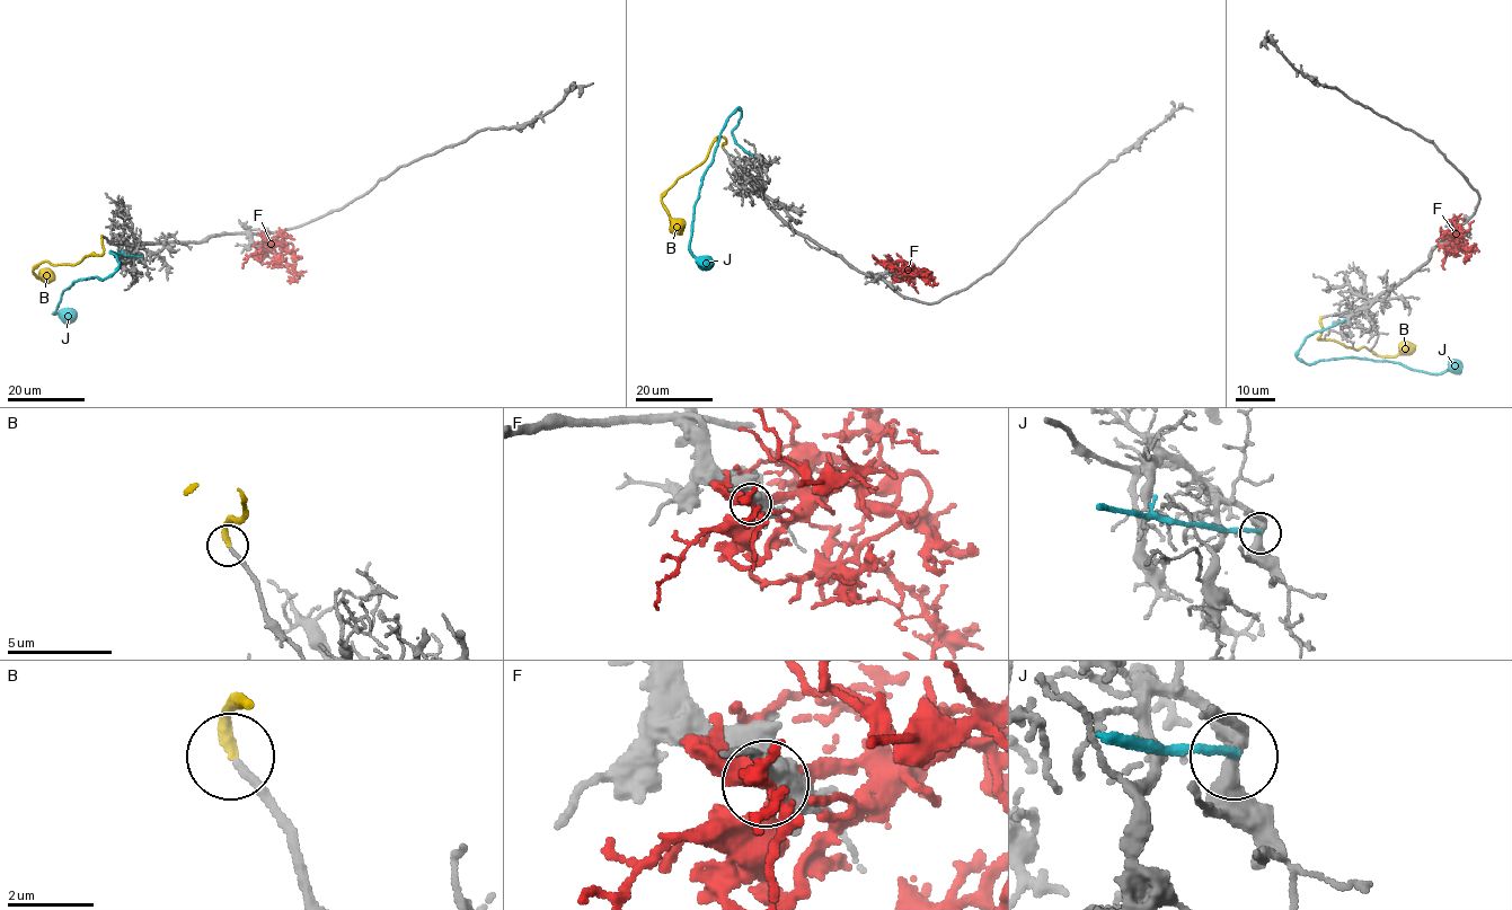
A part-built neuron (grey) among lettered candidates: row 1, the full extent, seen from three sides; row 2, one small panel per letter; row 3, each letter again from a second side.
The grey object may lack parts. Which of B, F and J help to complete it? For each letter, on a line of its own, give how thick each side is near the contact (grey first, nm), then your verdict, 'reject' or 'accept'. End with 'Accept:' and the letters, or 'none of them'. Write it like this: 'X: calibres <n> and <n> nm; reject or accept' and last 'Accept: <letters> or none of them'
B: calibres 220 and 320 nm; accept
F: calibres 320 and 320 nm; reject
J: calibres 280 and 200 nm; reject
Accept: B

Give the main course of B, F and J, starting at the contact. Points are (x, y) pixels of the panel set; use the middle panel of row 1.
B: (723, 148), (726, 141), (719, 137), (707, 158), (681, 176), (662, 197), (662, 206), (681, 235)
F: (889, 263), (884, 266), (890, 274), (911, 275), (898, 261), (887, 263)
J: (767, 165), (735, 141), (739, 107), (721, 132), (691, 221), (689, 249), (713, 266)

